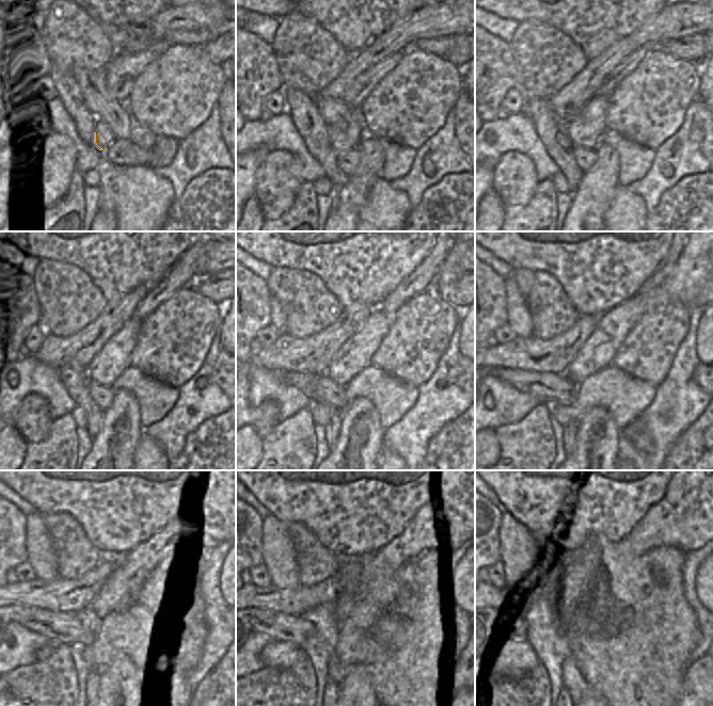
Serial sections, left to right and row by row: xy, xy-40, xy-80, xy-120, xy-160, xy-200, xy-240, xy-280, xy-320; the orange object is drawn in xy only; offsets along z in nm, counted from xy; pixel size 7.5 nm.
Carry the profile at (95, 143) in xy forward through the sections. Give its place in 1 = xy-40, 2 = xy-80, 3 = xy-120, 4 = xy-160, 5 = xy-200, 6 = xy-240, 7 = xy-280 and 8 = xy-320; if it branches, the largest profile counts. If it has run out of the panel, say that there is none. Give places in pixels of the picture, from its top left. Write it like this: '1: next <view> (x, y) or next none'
1: next xy-40 (345, 135)
2: next xy-80 (585, 129)
3: next xy-120 (114, 357)
4: next xy-160 (355, 354)
5: next xy-200 (692, 270)
6: next xy-240 (204, 520)
7: next xy-280 (453, 514)
8: next xy-320 (692, 513)

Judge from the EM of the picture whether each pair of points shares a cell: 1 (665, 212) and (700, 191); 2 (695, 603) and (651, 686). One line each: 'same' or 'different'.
1: same
2: different

